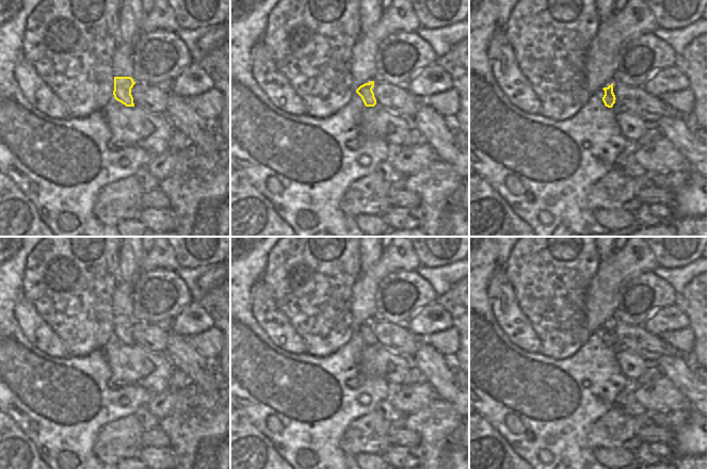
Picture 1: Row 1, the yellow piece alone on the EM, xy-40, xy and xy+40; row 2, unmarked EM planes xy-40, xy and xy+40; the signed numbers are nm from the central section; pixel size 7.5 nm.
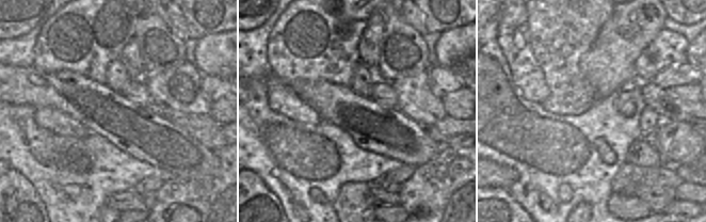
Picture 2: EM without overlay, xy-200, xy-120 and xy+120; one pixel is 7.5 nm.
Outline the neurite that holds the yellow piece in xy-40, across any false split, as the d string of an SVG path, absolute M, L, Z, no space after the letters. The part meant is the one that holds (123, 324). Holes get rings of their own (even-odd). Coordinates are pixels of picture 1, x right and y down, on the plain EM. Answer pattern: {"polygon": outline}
{"polygon": "M114 316L114 337L126 345L134 345L131 327L135 321L131 316Z"}

